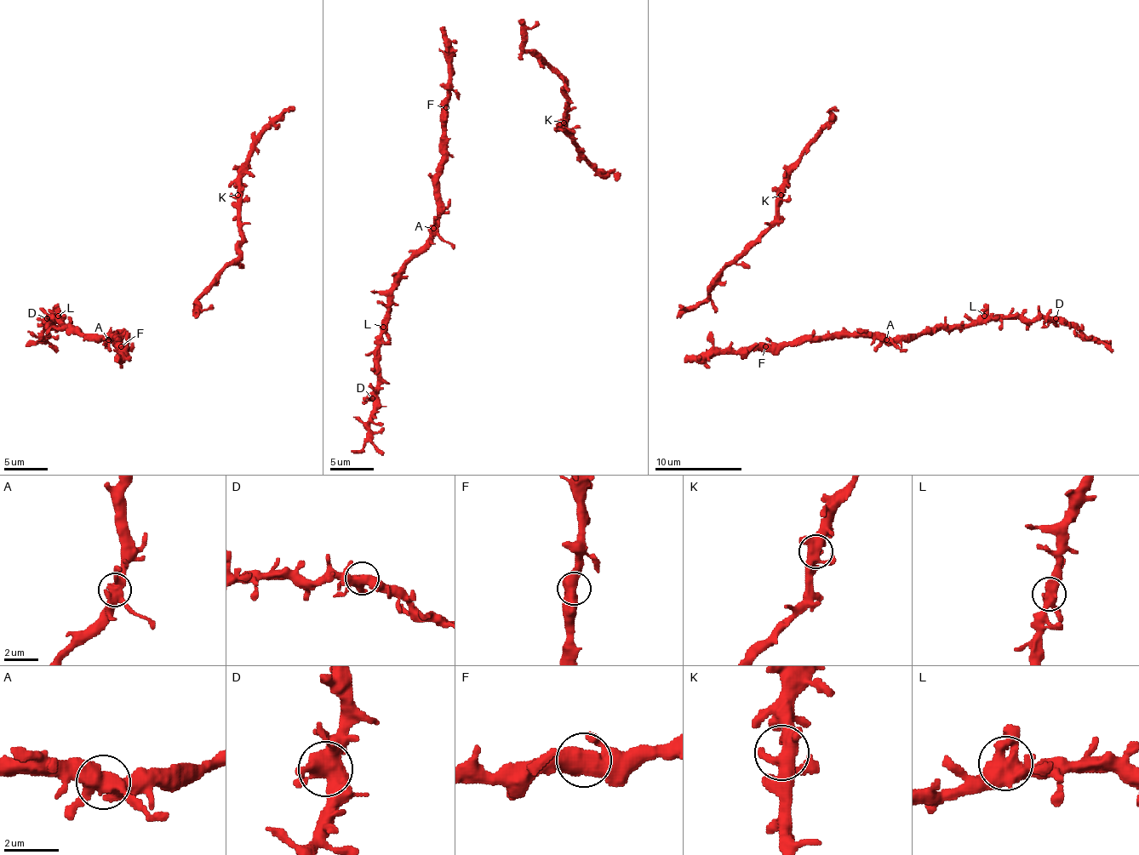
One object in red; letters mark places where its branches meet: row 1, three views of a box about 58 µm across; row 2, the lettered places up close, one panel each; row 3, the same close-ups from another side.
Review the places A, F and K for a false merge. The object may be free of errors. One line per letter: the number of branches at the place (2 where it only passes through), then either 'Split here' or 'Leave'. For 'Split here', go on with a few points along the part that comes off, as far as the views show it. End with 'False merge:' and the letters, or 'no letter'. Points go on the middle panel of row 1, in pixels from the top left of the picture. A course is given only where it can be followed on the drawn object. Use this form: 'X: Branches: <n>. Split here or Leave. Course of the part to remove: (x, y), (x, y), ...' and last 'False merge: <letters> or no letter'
A: Branches: 4. Leave
F: Branches: 3. Leave
K: Branches: 3. Leave
False merge: no letter

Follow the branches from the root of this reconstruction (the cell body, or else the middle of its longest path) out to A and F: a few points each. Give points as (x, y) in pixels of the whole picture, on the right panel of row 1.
A: (752, 346), (802, 344), (809, 339), (828, 339), (837, 335), (882, 335), (886, 339)
F: (752, 346), (765, 346)

